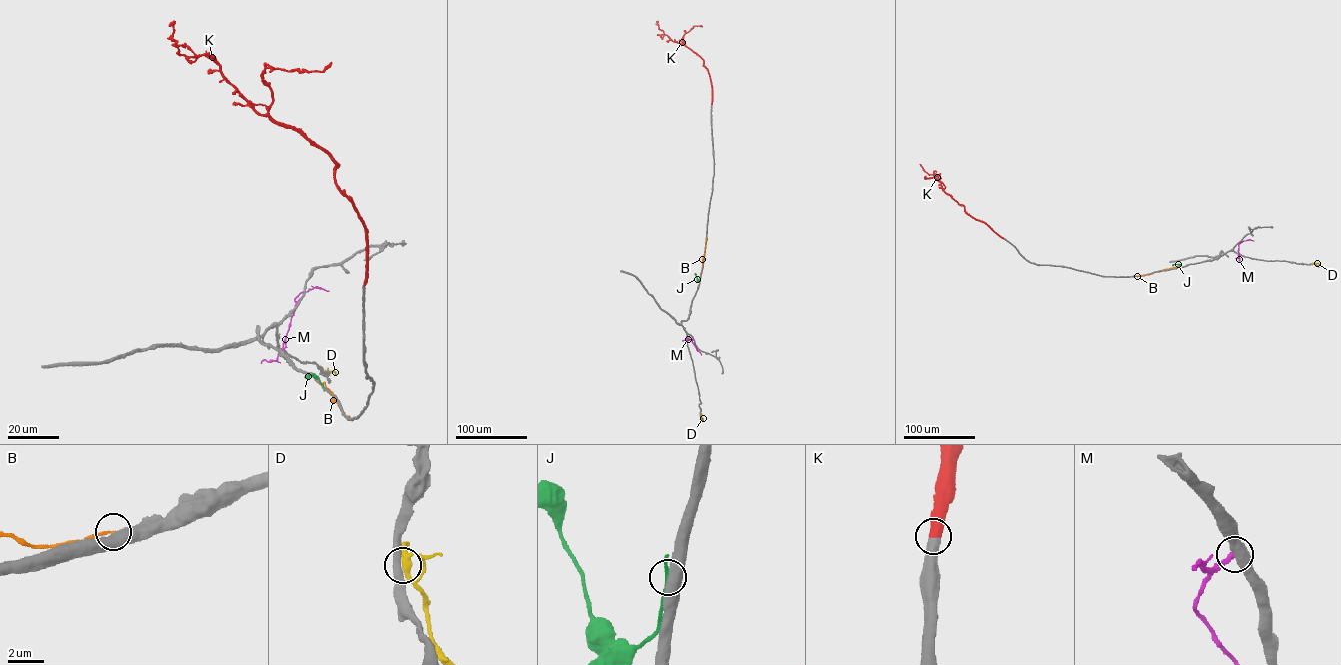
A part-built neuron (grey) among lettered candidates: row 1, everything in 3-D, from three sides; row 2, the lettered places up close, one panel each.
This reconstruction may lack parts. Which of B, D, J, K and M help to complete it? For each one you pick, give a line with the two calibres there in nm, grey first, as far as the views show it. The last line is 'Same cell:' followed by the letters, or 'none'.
K: 700 nm thick on the grey side, 600 nm on the other
Same cell: K

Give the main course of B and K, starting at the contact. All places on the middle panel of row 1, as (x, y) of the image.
B: (698, 284), (707, 238)
K: (711, 105), (712, 86), (703, 60), (665, 35), (658, 20)

